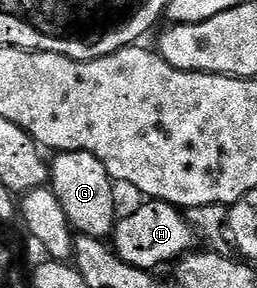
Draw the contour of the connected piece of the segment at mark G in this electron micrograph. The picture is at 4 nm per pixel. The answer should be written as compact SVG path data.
M62 152L53 155L50 160L50 187L52 193L62 202L66 218L79 235L92 236L104 240L113 235L118 221L116 214L116 192L114 181L108 175L106 166L89 152Z

